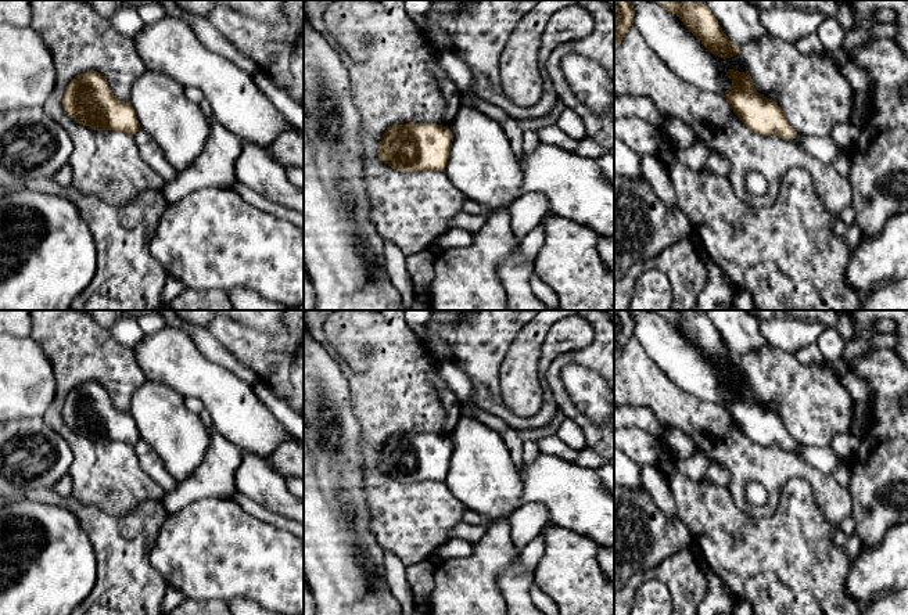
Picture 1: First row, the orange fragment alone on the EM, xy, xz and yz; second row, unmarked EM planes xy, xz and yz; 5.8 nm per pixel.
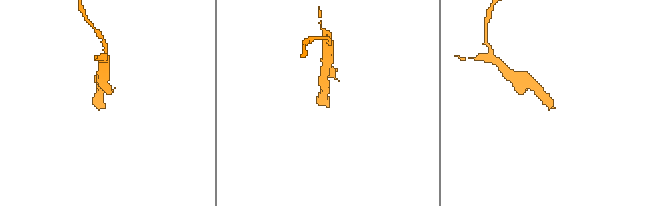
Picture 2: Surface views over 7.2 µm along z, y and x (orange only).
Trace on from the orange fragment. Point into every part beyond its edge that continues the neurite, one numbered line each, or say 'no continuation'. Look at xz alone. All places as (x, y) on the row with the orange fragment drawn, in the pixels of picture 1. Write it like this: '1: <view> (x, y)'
no continuation

